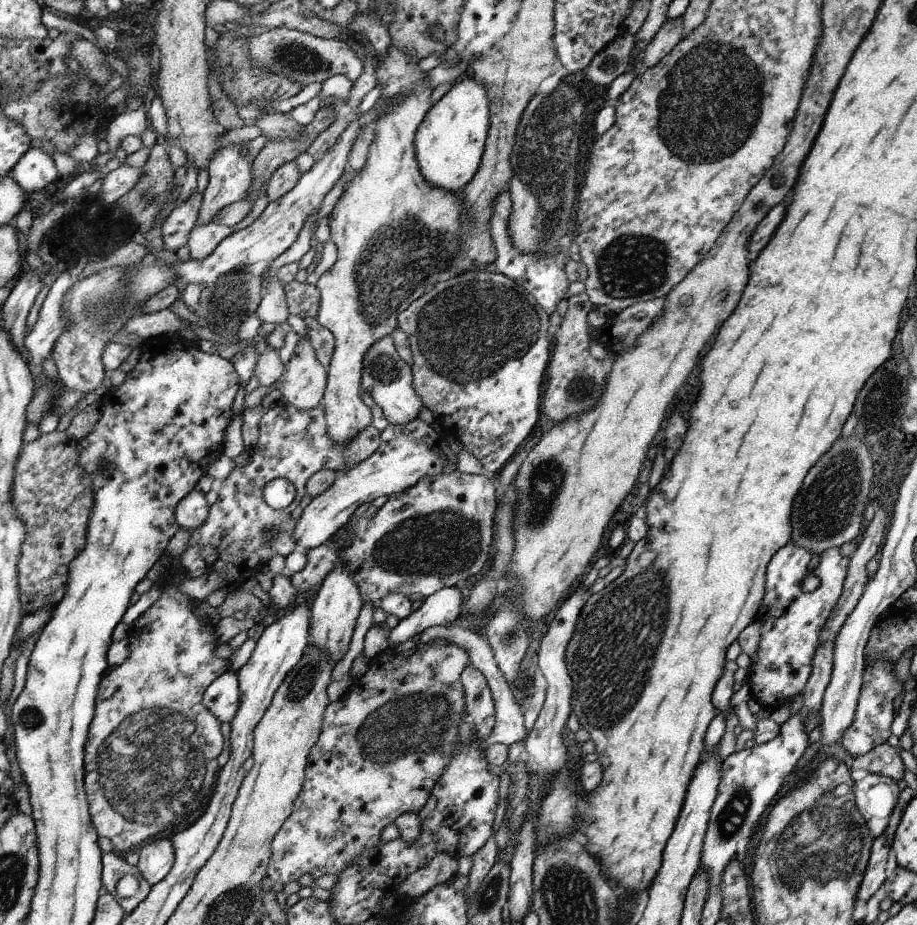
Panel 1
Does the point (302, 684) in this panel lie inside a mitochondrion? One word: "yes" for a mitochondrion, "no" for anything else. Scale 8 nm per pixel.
yes

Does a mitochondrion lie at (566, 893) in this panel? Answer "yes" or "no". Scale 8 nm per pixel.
yes

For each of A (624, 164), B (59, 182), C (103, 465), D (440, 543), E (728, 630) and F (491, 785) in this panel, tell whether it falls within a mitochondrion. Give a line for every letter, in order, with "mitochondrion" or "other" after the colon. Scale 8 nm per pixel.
A: other
B: other
C: mitochondrion
D: mitochondrion
E: other
F: other

